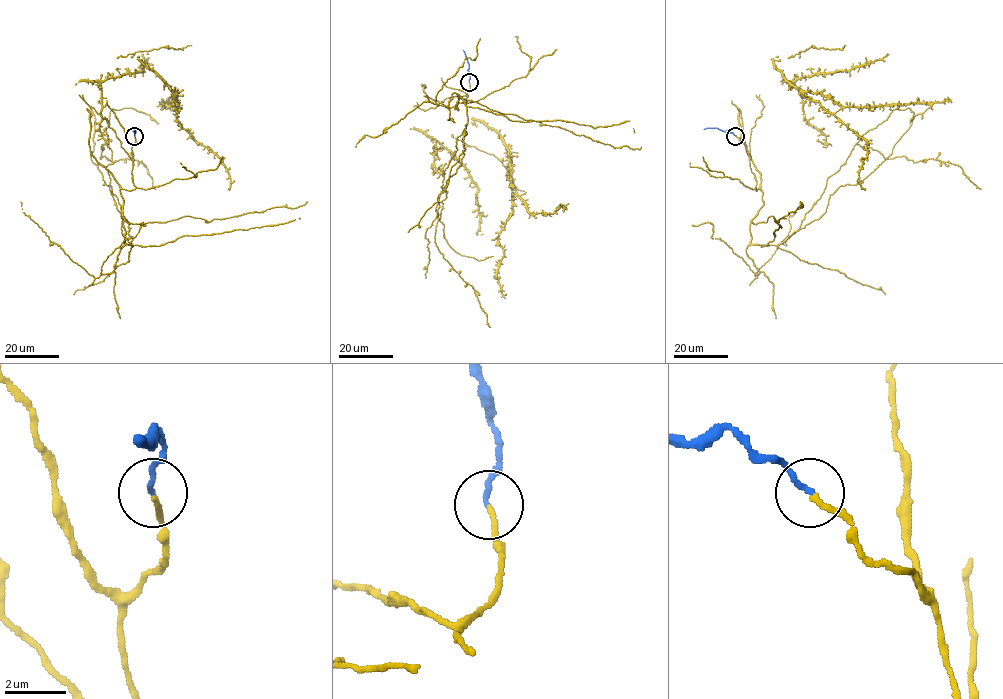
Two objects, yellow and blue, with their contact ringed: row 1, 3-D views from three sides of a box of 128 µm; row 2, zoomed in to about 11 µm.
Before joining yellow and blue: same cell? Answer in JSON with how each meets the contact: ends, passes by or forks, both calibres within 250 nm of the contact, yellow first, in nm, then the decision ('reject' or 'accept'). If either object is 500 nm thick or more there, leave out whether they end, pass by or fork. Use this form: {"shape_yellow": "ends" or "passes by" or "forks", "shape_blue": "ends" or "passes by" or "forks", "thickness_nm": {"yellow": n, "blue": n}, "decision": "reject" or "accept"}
{"shape_yellow": "ends", "shape_blue": "ends", "thickness_nm": {"yellow": 170, "blue": 160}, "decision": "accept"}

